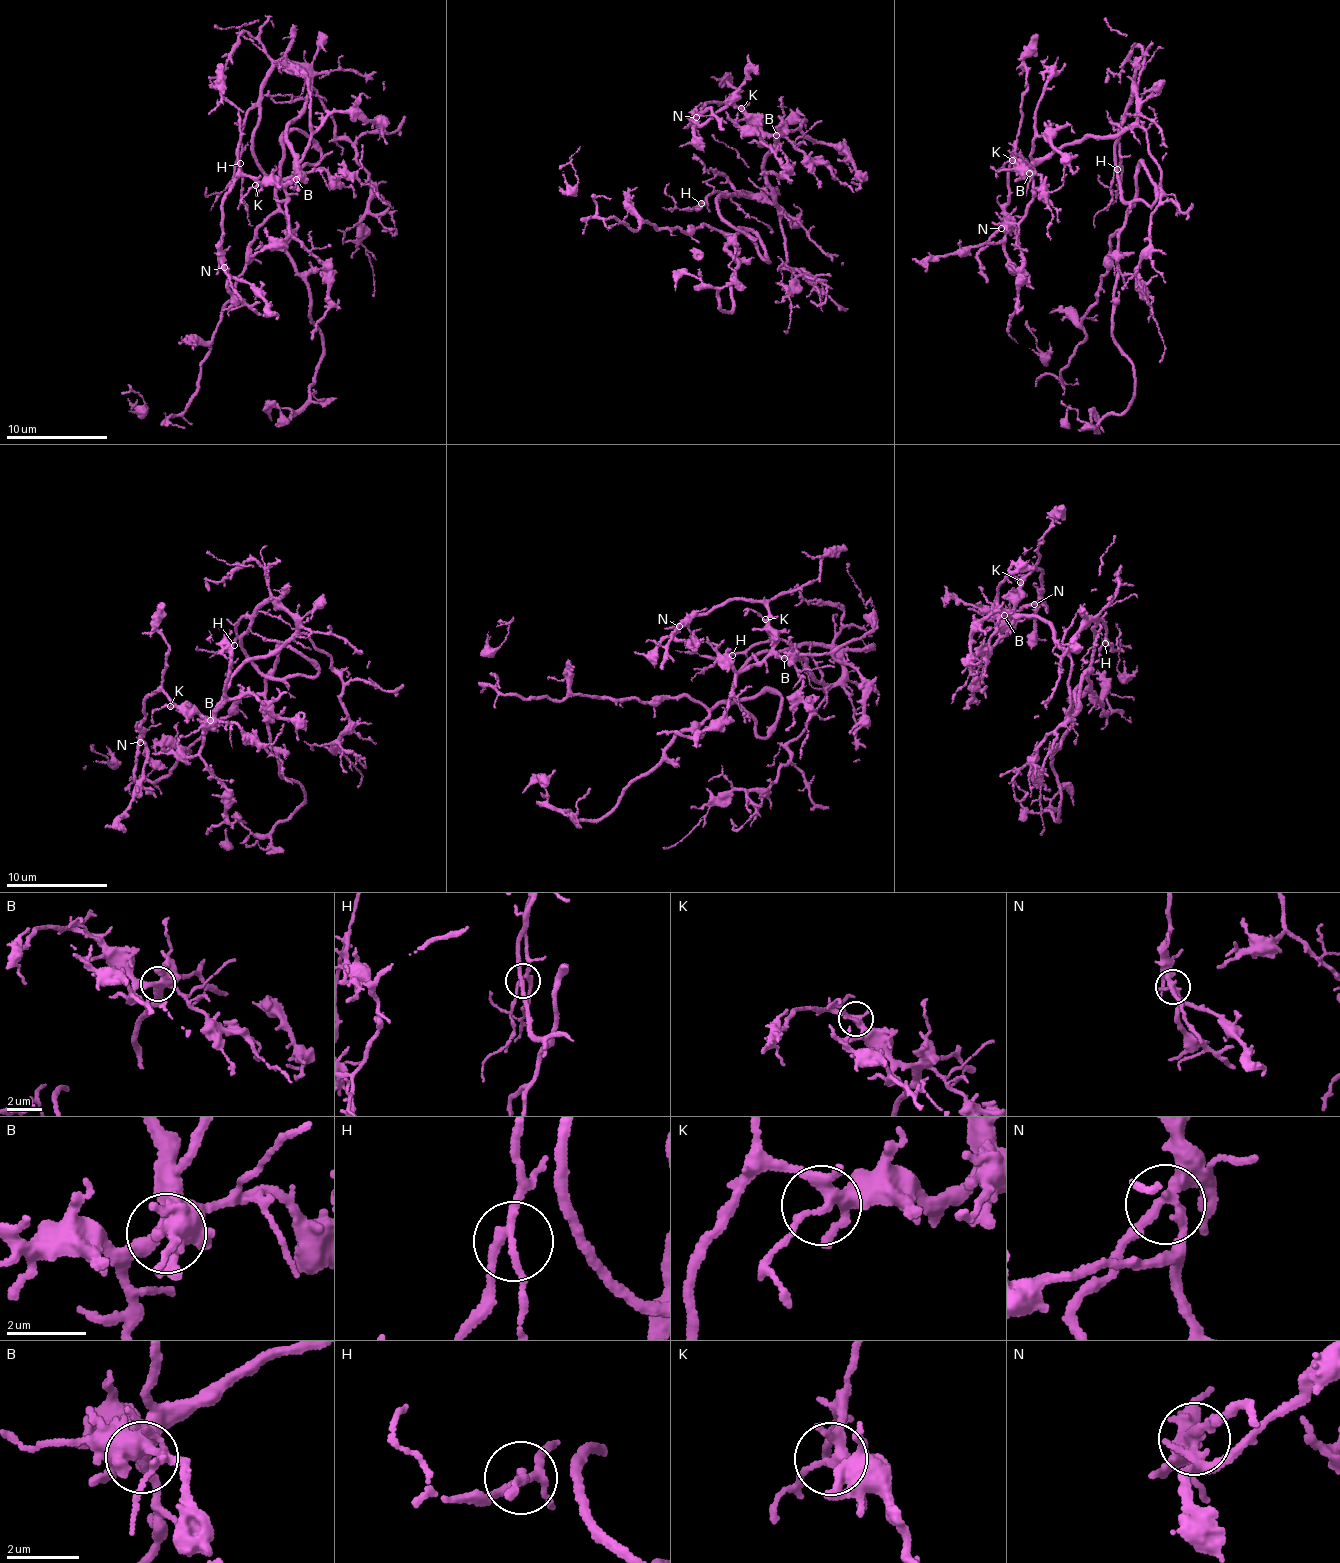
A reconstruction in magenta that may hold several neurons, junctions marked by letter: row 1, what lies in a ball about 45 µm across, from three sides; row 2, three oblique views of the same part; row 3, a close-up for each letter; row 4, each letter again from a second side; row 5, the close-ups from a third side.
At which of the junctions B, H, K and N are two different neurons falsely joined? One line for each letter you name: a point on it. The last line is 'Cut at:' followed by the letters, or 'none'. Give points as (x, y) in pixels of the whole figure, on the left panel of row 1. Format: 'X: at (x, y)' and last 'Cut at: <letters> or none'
Cut at: none

